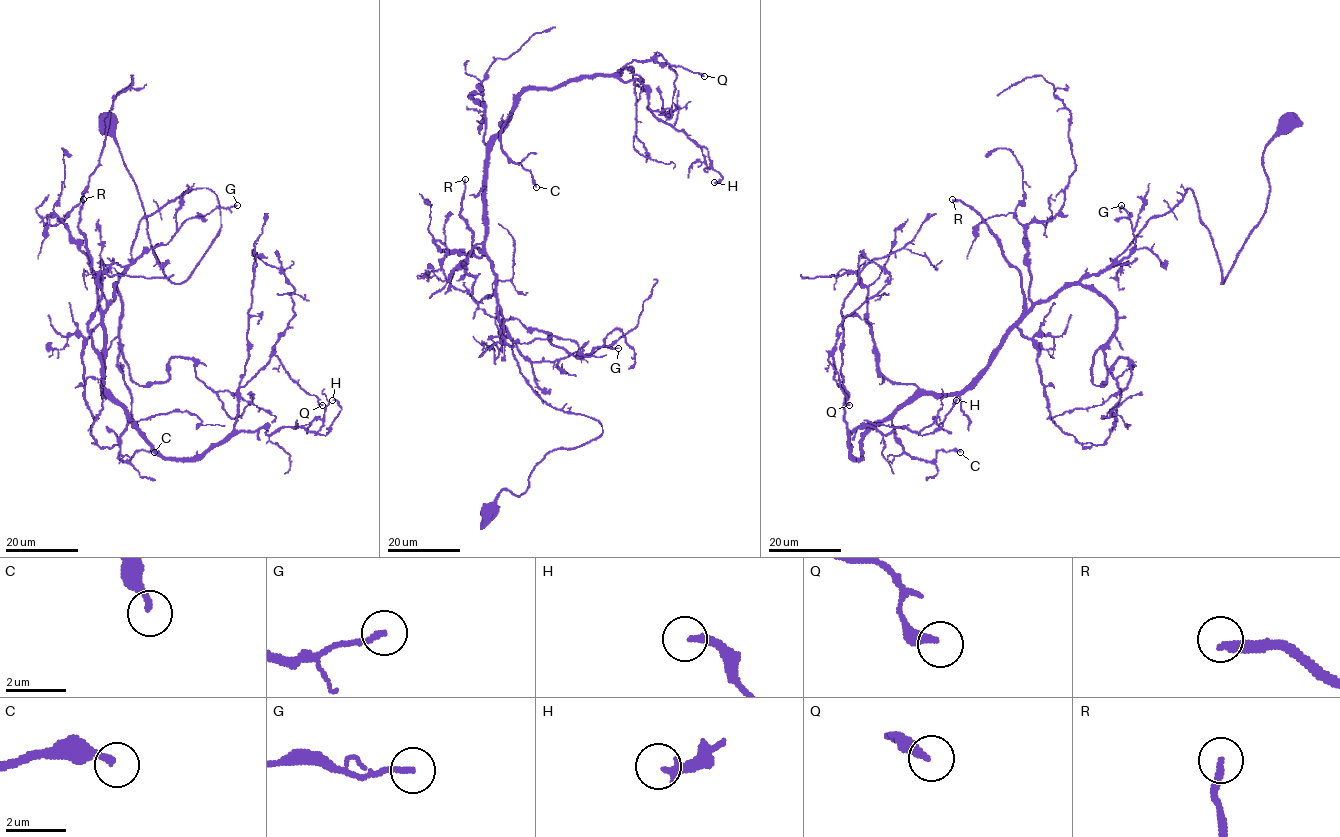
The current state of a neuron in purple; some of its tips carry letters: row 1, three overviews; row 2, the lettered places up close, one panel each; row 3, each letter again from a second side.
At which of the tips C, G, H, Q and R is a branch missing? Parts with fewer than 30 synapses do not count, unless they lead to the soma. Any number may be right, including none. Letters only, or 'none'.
R

